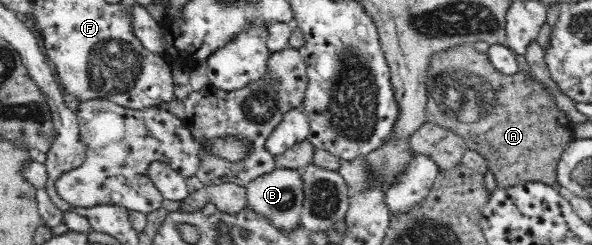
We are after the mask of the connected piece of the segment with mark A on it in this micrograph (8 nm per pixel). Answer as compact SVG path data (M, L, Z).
M467 43L443 49L429 57L427 83L426 119L438 126L463 135L469 150L483 154L488 169L494 173L498 187L506 188L525 182L543 182L558 189L559 193L567 194L558 183L557 164L564 149L576 137L572 131L573 123L567 120L555 101L549 96L542 82L525 77L523 73L505 76L490 63L487 54L477 51Z

